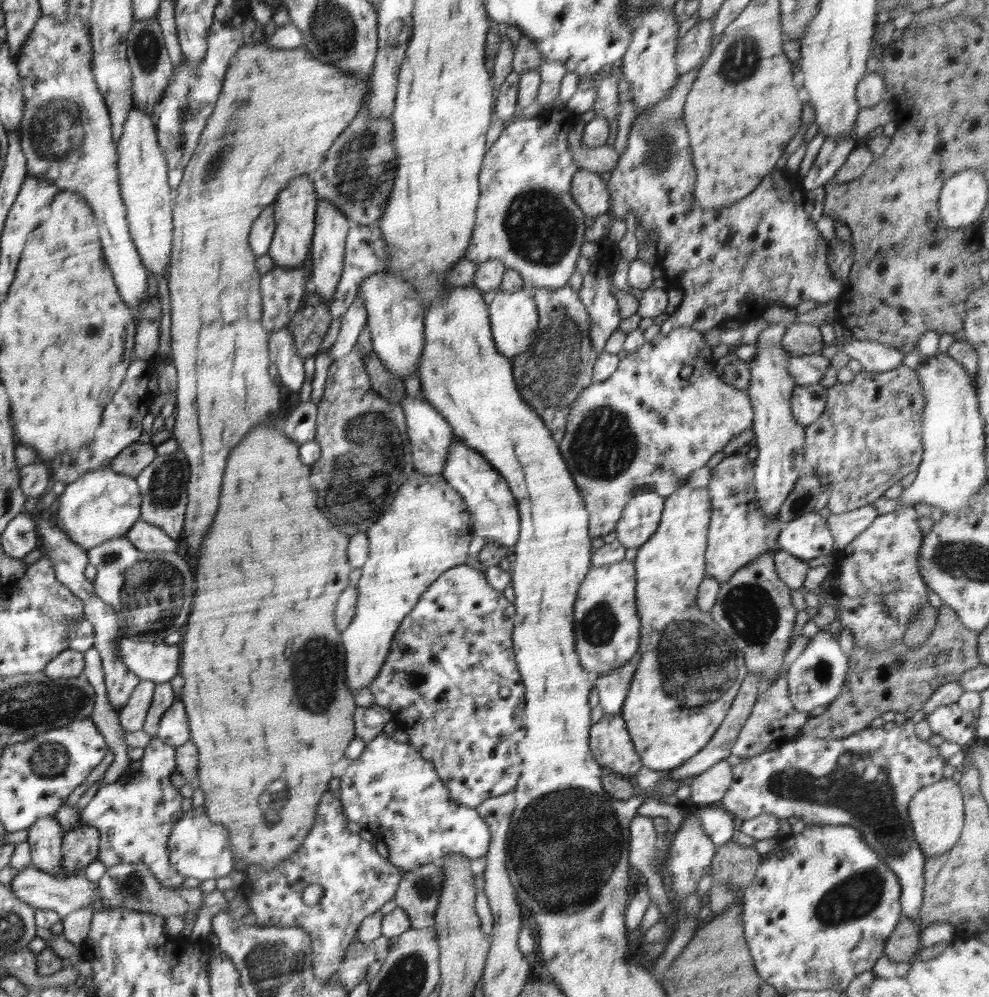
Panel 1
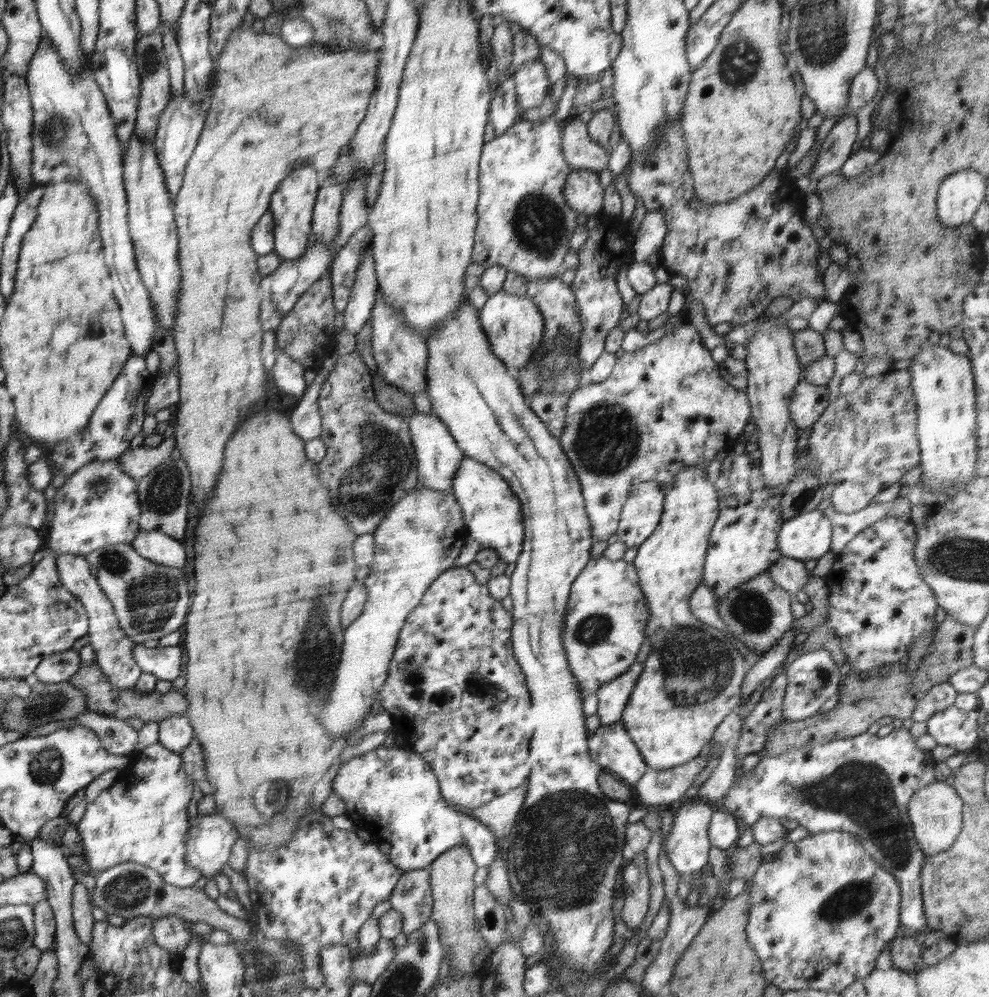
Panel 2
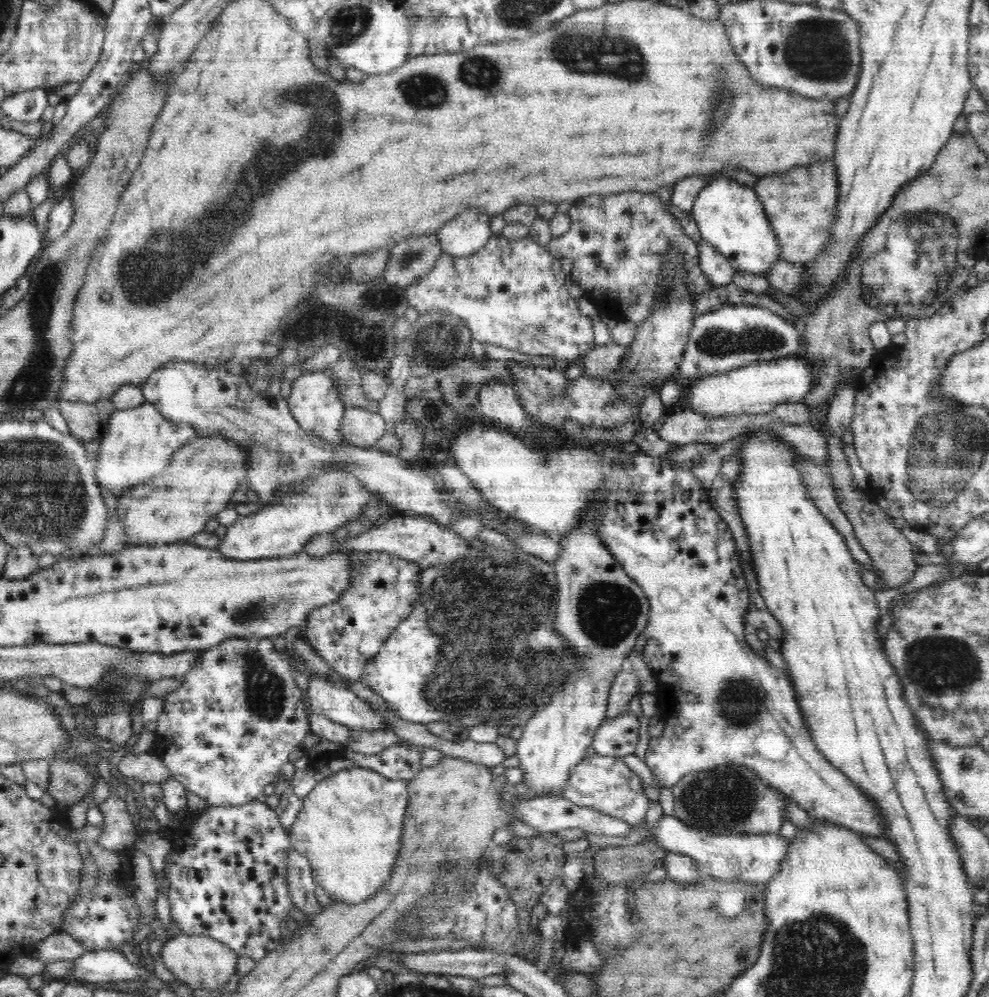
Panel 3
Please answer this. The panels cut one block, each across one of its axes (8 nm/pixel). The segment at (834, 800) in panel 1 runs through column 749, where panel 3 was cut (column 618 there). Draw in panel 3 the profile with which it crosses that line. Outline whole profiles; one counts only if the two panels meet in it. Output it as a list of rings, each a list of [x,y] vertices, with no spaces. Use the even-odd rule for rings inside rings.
[[[596,753],[593,756],[584,757],[575,768],[568,778],[568,784],[562,796],[576,806],[599,810],[634,826],[643,821],[652,802],[644,793],[643,783],[639,775],[628,768],[621,758]]]

